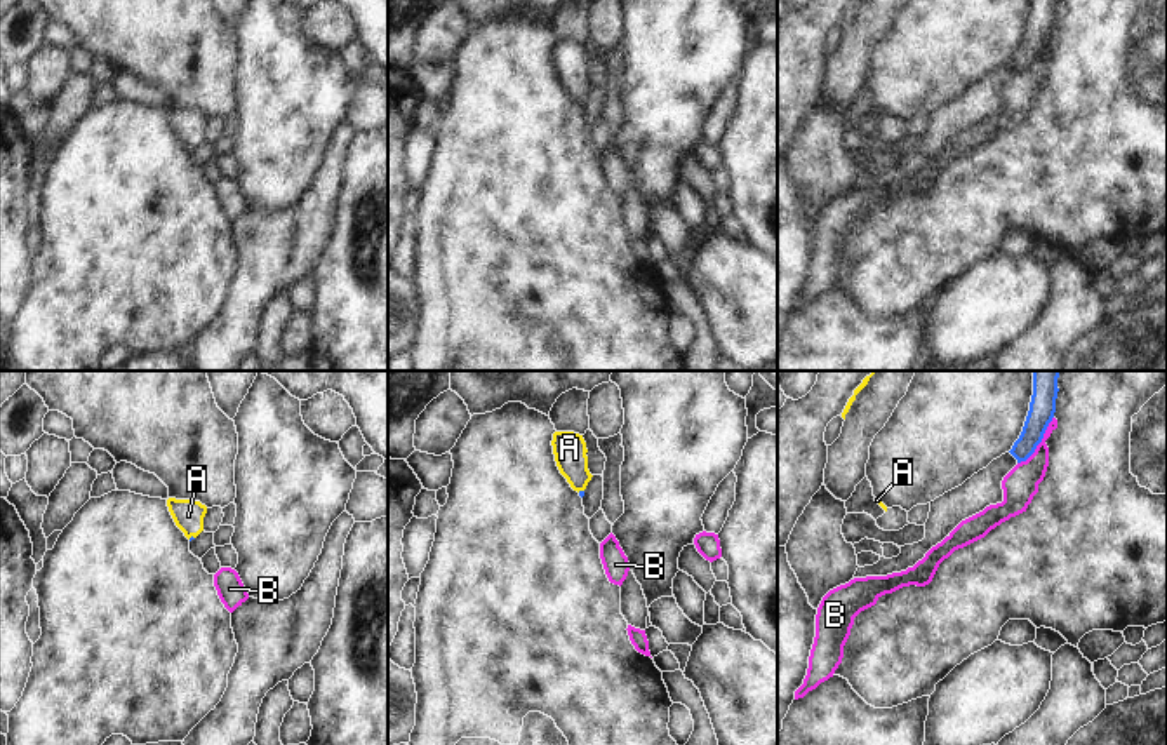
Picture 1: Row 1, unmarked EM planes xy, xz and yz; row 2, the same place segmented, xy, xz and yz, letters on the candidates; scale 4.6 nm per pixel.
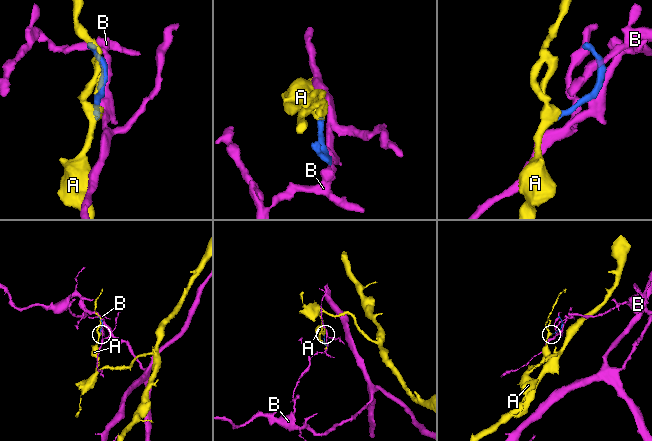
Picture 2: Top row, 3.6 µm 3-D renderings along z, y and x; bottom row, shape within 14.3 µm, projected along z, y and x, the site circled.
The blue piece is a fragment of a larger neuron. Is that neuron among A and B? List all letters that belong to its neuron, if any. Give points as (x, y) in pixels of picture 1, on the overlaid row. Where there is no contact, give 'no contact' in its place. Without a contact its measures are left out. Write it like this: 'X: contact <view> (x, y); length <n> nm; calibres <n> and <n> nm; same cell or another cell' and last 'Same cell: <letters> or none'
A: contact xy (192, 536); length 30 nm; calibres 20 and 140 nm; same cell
B: contact yz (1040, 441); length 280 nm; calibres 120 and 160 nm; another cell
Same cell: A

